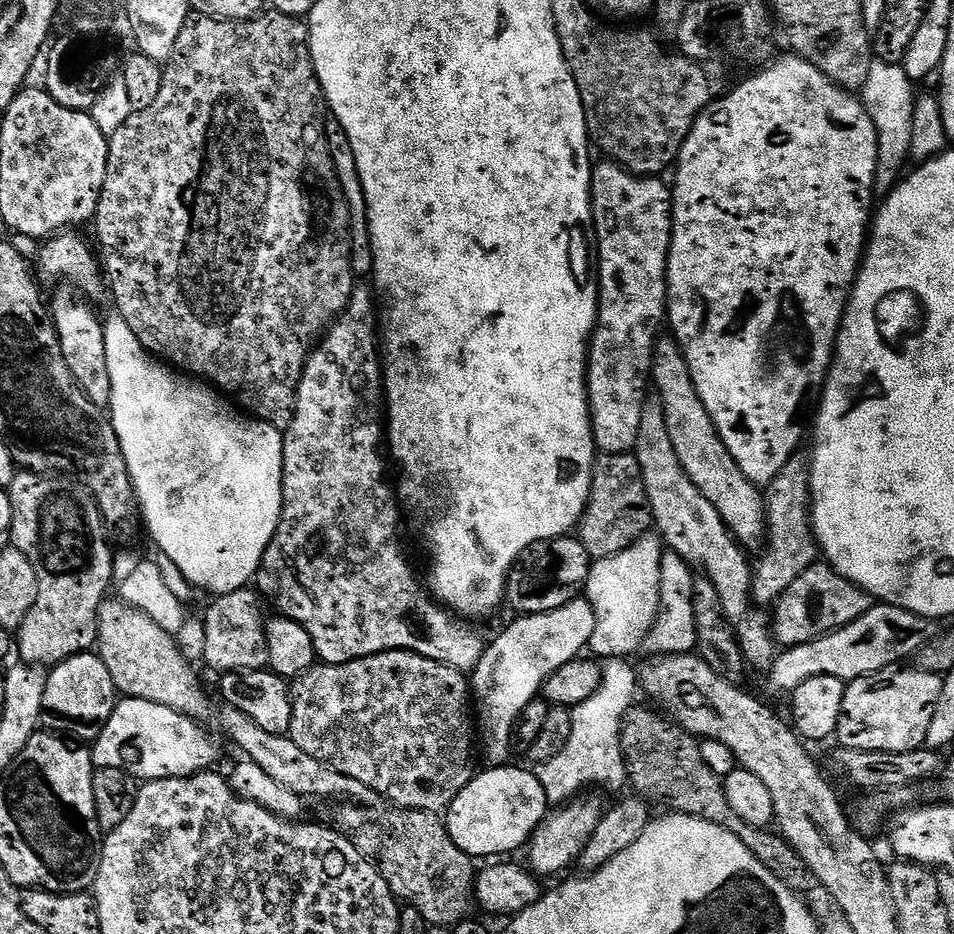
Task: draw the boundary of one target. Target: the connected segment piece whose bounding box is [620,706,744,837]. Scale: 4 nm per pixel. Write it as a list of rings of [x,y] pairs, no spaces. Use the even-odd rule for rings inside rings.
[[[634,706],[621,723],[621,752],[629,785],[649,801],[658,800],[671,811],[702,817],[738,837],[744,830],[744,821],[730,806],[723,779],[703,761],[699,739],[675,721],[660,716],[646,708]]]

